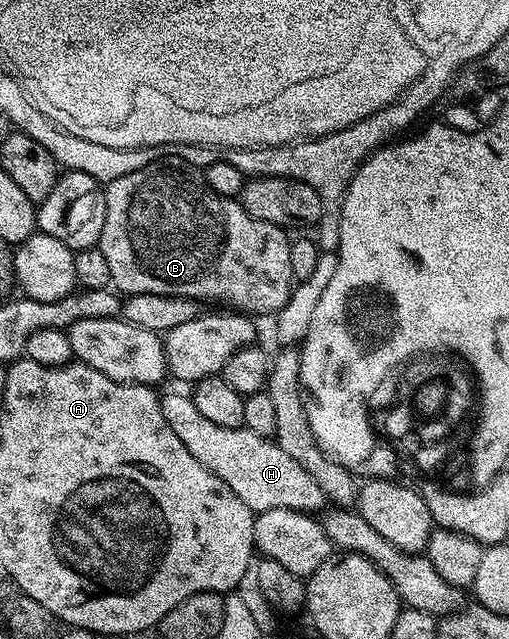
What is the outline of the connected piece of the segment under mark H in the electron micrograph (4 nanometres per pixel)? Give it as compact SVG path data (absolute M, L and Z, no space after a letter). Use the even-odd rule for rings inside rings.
M180 393L163 394L160 397L160 410L170 431L174 431L174 435L178 435L178 439L182 439L186 445L186 451L190 451L190 455L194 455L202 467L218 475L218 479L222 479L222 483L226 483L226 487L230 487L230 491L234 491L242 503L249 505L253 514L285 507L303 507L308 513L325 508L326 498L322 487L318 487L308 472L293 457L286 455L275 440L243 427L218 427L216 423L210 423L210 419L203 417L198 407L194 407L191 396L185 394L184 397Z

